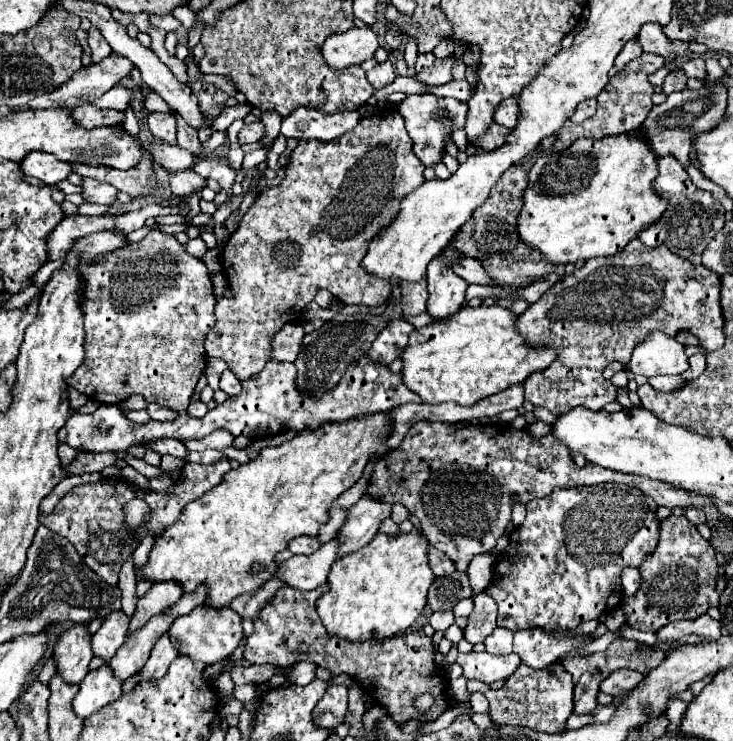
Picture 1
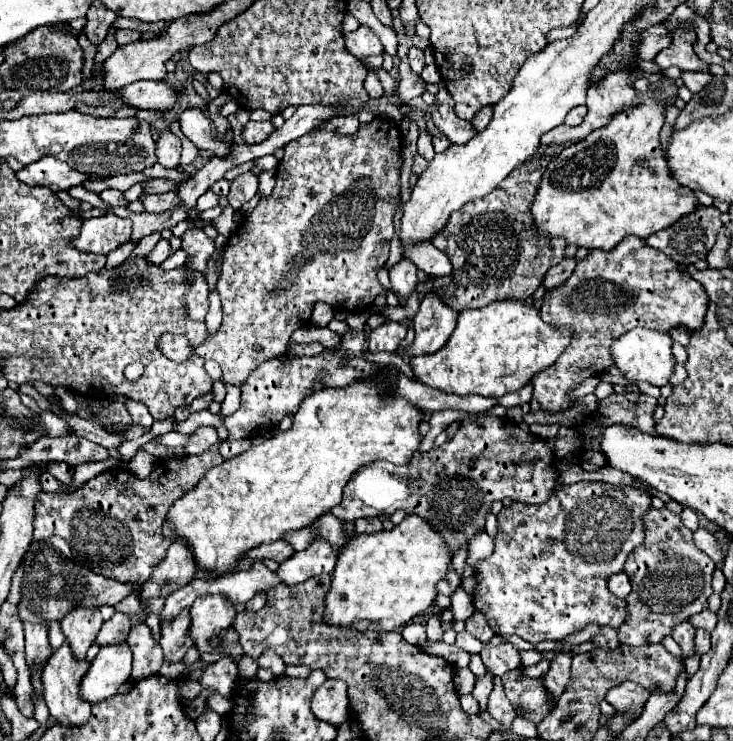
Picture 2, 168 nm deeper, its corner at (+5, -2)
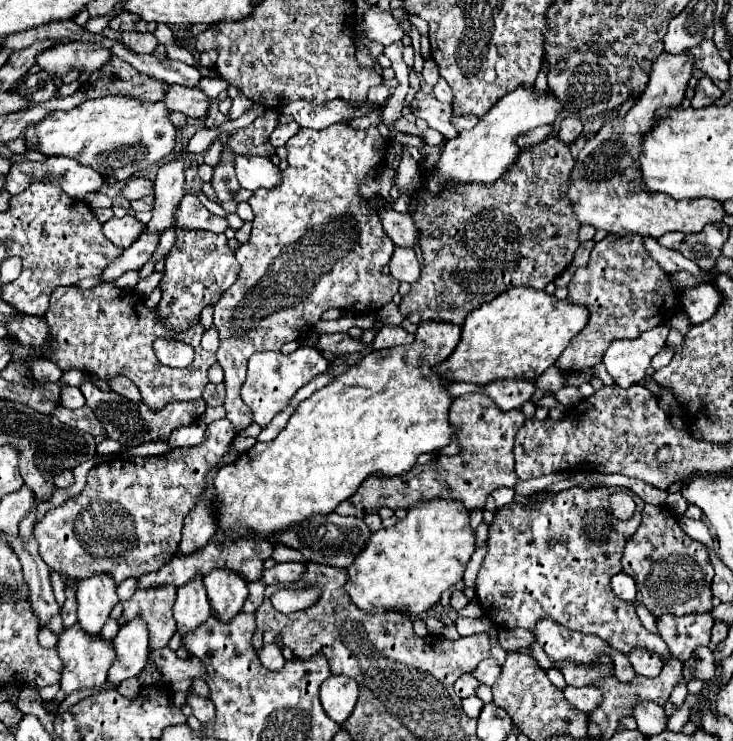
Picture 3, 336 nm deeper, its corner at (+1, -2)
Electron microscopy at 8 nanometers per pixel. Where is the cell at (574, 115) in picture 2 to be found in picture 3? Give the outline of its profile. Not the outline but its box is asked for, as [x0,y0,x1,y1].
[556,116,582,146]

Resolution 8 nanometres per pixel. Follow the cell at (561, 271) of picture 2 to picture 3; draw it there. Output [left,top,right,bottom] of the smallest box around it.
[572,240,594,268]

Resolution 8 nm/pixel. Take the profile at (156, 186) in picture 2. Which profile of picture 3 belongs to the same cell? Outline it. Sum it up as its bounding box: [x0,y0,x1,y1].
[122,178,154,200]

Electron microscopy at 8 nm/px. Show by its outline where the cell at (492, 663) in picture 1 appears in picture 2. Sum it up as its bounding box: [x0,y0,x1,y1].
[472,670,492,710]

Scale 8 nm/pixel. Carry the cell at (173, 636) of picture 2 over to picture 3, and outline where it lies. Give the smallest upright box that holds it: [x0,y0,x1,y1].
[174,574,210,634]

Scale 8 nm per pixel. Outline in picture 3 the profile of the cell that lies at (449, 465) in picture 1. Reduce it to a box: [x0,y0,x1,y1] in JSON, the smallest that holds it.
[336,394,524,516]

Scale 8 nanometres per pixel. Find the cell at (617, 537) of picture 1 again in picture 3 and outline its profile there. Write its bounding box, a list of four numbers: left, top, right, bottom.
[476,486,670,662]

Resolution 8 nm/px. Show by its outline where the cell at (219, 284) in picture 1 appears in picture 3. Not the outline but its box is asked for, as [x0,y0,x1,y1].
[202,326,218,352]

